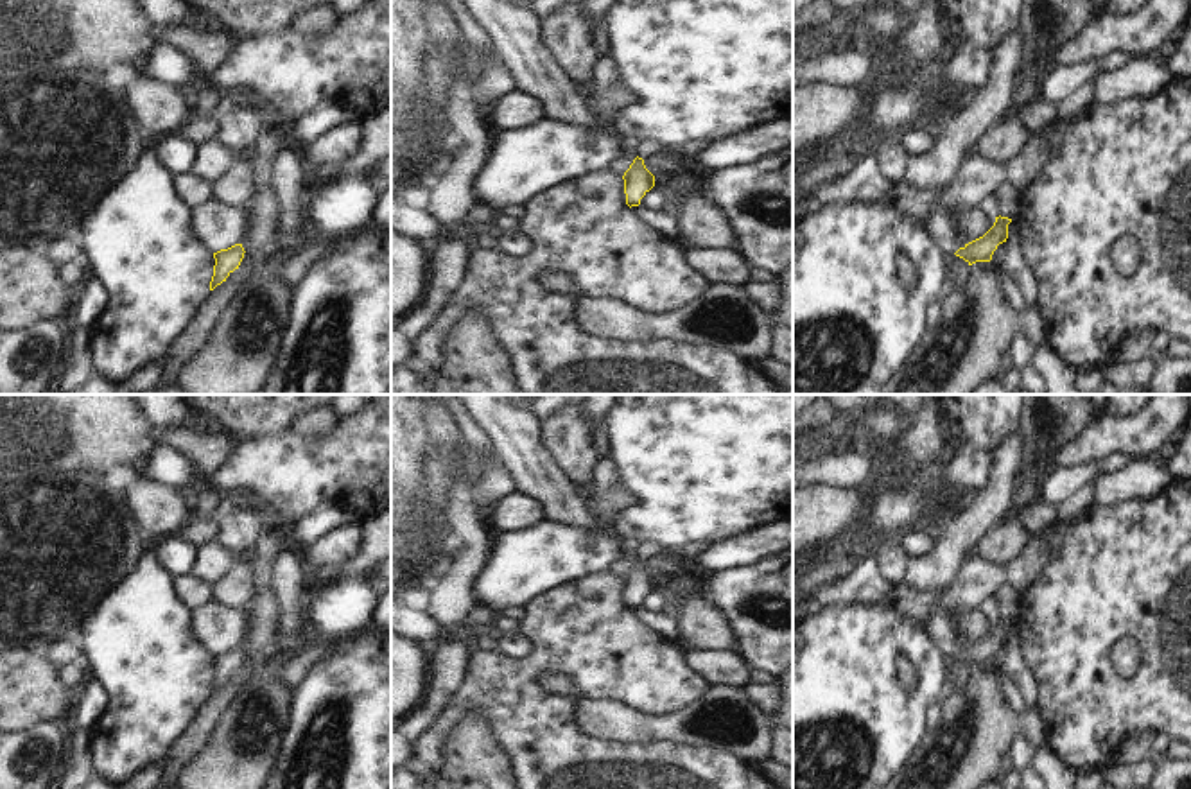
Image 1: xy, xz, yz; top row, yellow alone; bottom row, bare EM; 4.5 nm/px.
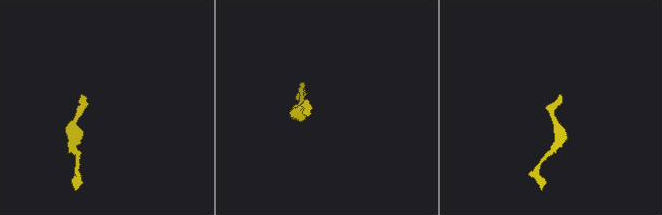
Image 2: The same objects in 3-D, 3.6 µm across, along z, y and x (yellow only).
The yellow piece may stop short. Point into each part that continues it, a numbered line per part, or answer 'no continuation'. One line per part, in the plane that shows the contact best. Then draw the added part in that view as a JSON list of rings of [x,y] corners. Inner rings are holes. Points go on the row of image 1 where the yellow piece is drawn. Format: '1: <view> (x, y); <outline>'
no continuation

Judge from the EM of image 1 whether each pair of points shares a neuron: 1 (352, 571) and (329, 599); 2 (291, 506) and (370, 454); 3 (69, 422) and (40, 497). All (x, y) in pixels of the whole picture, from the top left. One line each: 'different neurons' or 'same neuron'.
1: same neuron
2: same neuron
3: different neurons

